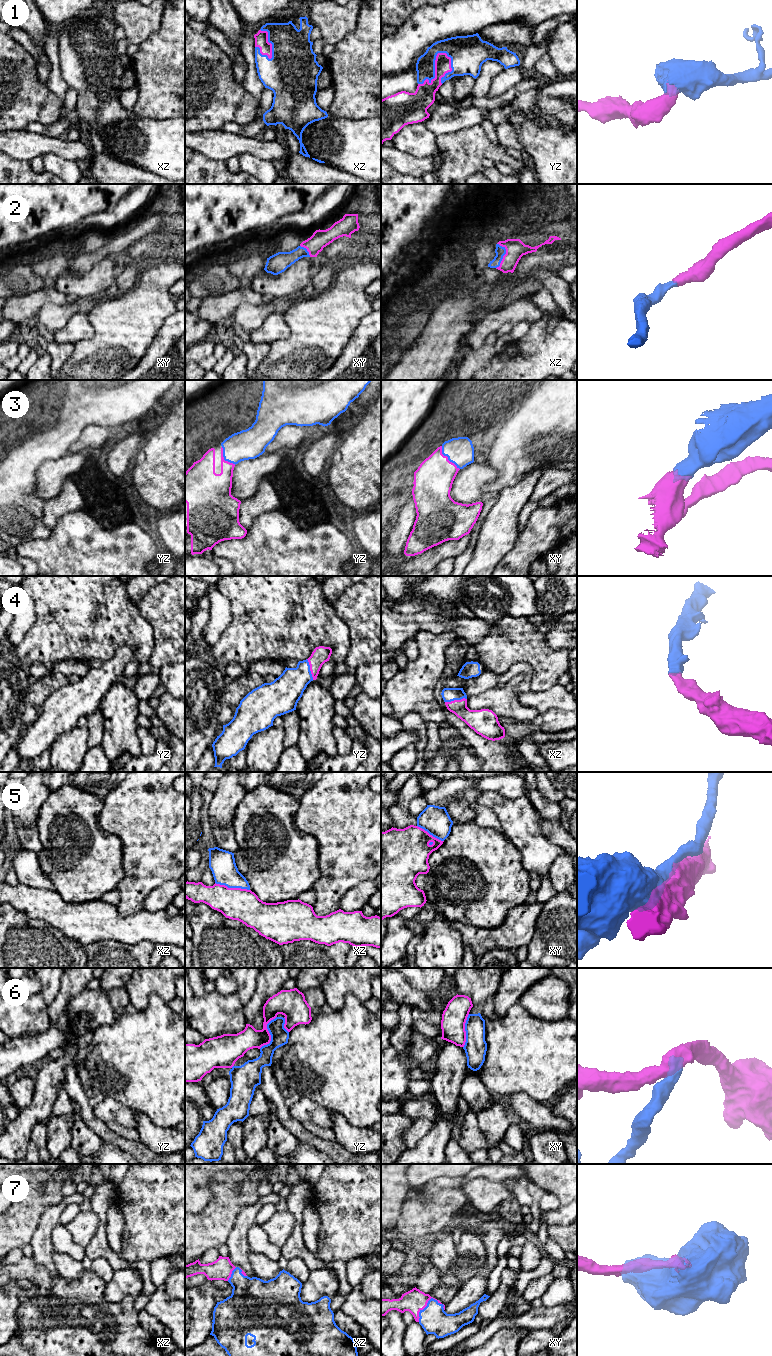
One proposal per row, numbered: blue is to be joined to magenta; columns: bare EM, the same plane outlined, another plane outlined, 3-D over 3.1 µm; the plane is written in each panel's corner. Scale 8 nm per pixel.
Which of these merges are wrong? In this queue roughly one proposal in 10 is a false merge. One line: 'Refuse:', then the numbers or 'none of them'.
Refuse: 5, 6

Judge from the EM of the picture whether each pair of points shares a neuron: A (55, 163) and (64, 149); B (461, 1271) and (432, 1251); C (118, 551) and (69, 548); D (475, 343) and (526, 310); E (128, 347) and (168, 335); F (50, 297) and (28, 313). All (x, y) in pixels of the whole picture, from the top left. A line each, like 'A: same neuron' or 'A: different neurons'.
A: different neurons
B: different neurons
C: same neuron
D: same neuron
E: different neurons
F: same neuron

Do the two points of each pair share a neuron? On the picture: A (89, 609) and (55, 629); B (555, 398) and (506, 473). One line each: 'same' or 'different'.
A: same
B: same

